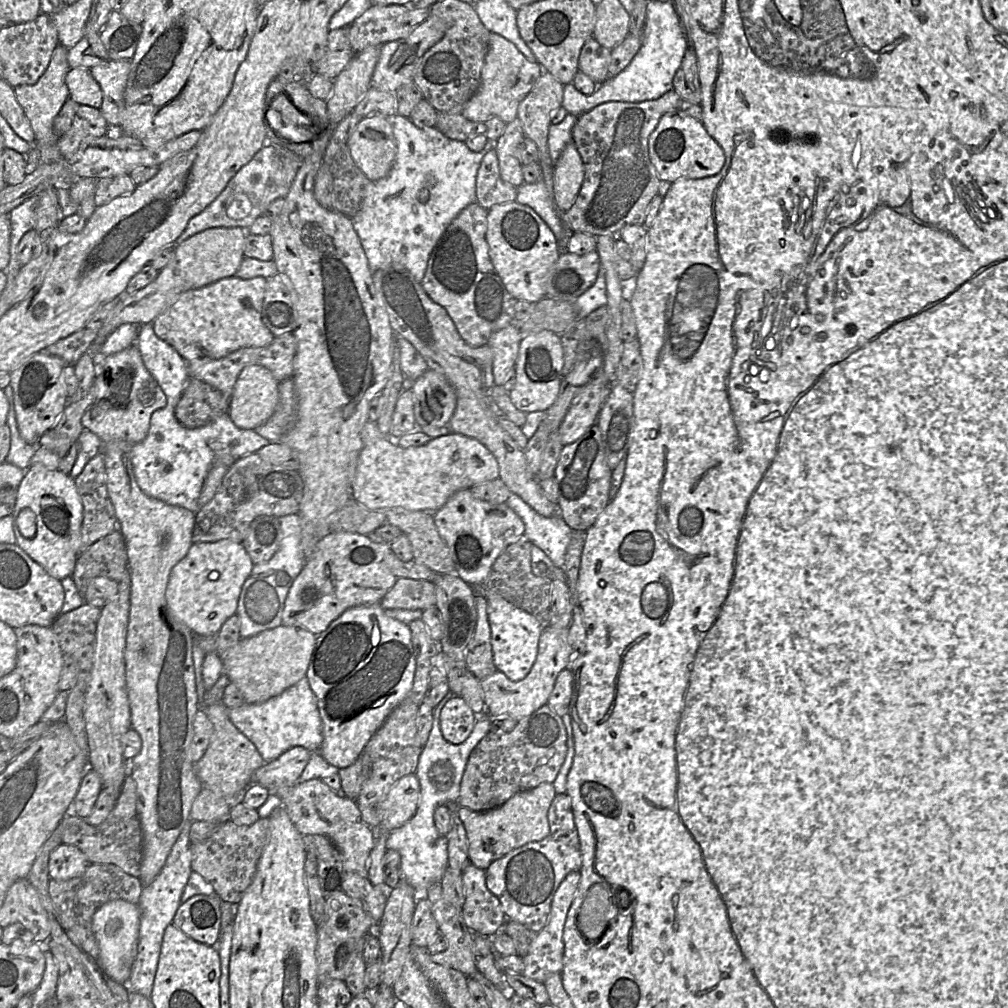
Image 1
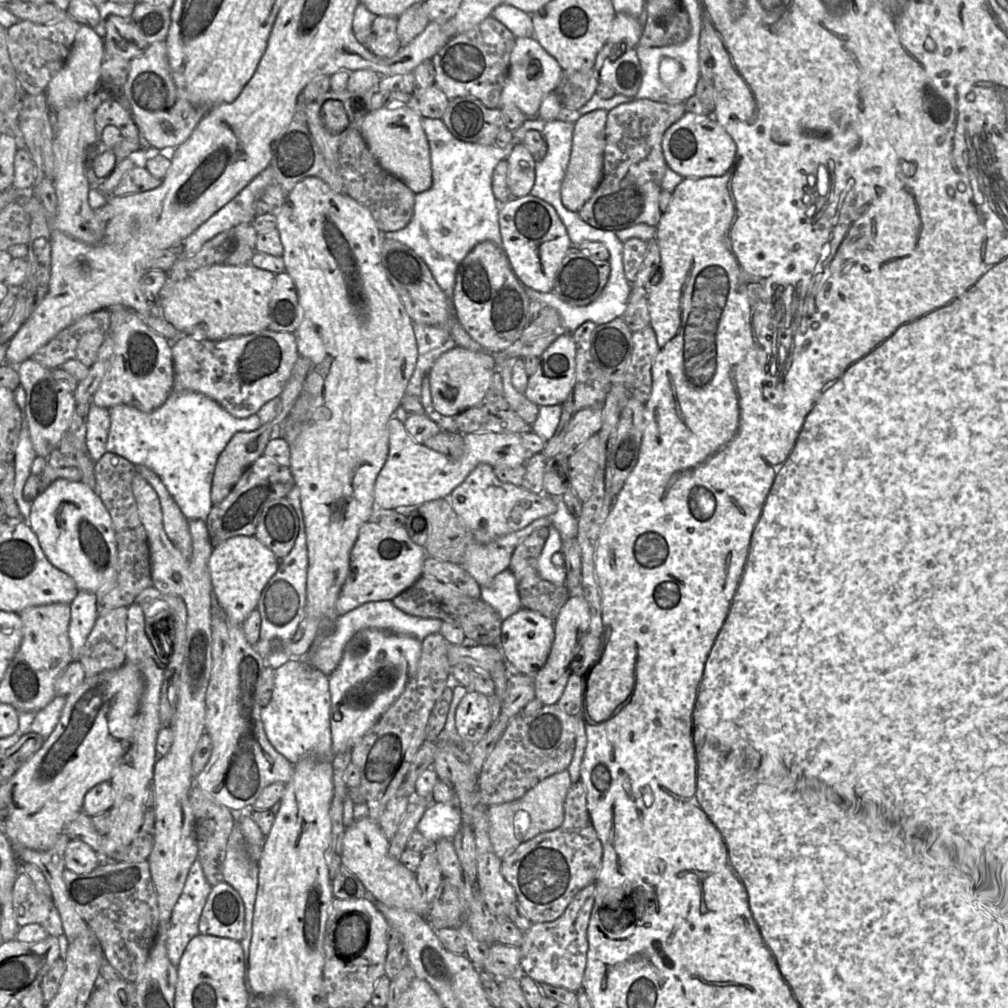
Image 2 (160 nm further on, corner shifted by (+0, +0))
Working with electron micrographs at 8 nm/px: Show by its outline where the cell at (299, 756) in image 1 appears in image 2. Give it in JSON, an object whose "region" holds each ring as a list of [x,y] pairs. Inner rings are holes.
{"region":[[[364,629],[347,643],[335,670],[328,675],[331,696],[332,755],[350,751],[398,700],[416,674],[421,642],[414,637]]]}

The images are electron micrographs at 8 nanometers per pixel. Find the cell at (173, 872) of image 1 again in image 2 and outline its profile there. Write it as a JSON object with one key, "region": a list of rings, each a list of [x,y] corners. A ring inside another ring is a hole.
{"region":[[[196,860],[189,870],[167,930],[167,953],[175,966],[178,965],[189,942],[200,935],[199,920],[211,889],[200,862]]]}

